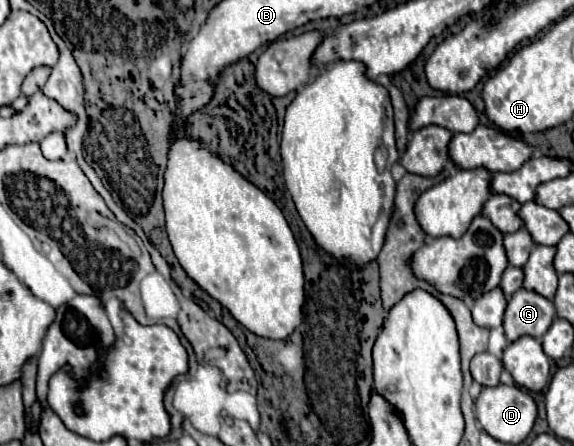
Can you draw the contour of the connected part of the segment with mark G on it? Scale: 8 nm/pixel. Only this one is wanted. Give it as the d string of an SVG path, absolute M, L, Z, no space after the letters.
M519 289L513 293L505 309L503 319L505 337L507 341L515 341L523 335L541 339L549 329L553 317L555 317L555 305L549 299L541 297L535 291Z

